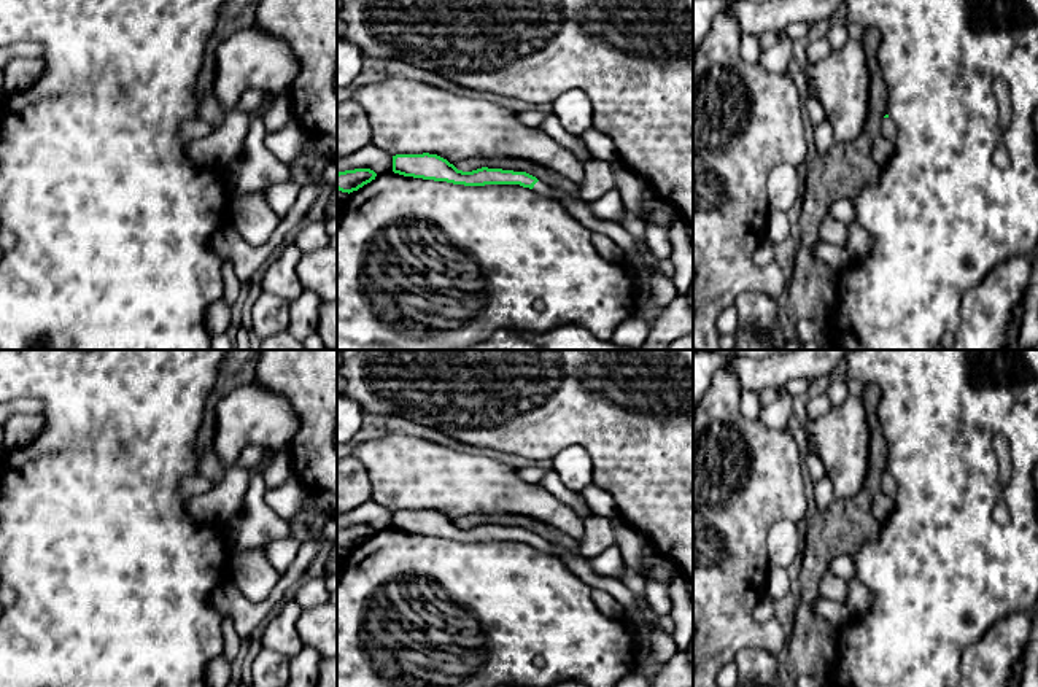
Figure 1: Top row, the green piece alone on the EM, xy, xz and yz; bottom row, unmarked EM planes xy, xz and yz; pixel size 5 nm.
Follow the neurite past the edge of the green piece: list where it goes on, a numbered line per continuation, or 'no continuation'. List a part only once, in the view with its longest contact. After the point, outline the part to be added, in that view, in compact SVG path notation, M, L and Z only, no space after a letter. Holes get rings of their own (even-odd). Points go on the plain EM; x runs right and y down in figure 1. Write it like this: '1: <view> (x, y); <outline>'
1: xz (663, 648); M540 536L534 541L533 545L542 552L548 552L558 557L575 576L579 576L591 588L599 588L609 593L625 607L626 615L631 615L636 611L642 611L644 623L650 628L652 655L656 660L668 662L677 652L671 635L664 633L658 627L658 617L620 579L596 574L588 558L580 557L579 553L569 553L564 549L542 539Z

